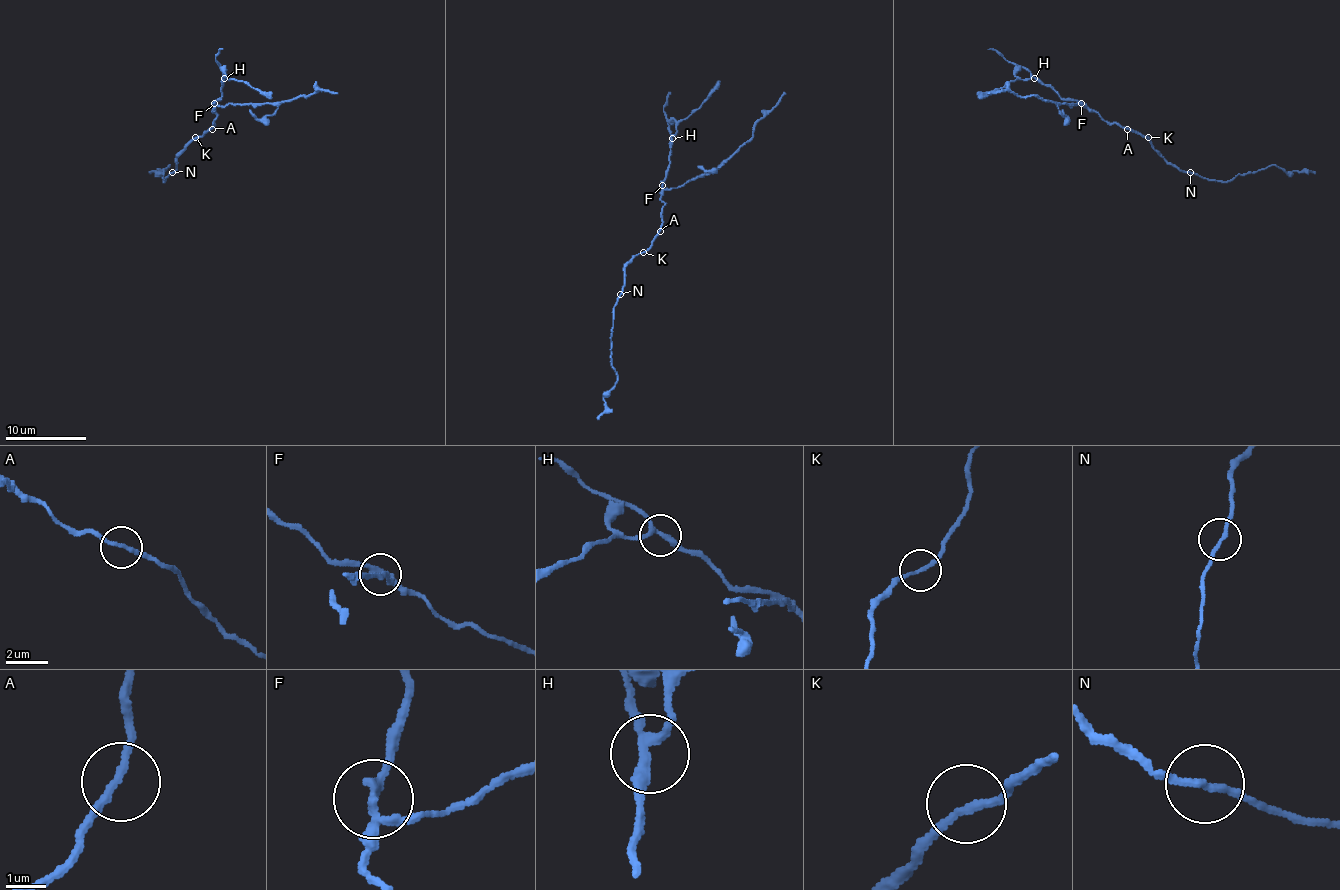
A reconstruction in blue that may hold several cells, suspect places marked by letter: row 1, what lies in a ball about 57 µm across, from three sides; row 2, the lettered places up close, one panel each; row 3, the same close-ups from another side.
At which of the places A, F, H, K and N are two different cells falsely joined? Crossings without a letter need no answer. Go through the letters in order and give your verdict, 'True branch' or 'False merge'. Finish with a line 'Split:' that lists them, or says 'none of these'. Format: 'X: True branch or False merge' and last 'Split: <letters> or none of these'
A: True branch
F: False merge
H: True branch
K: True branch
N: False merge
Split: F, N

